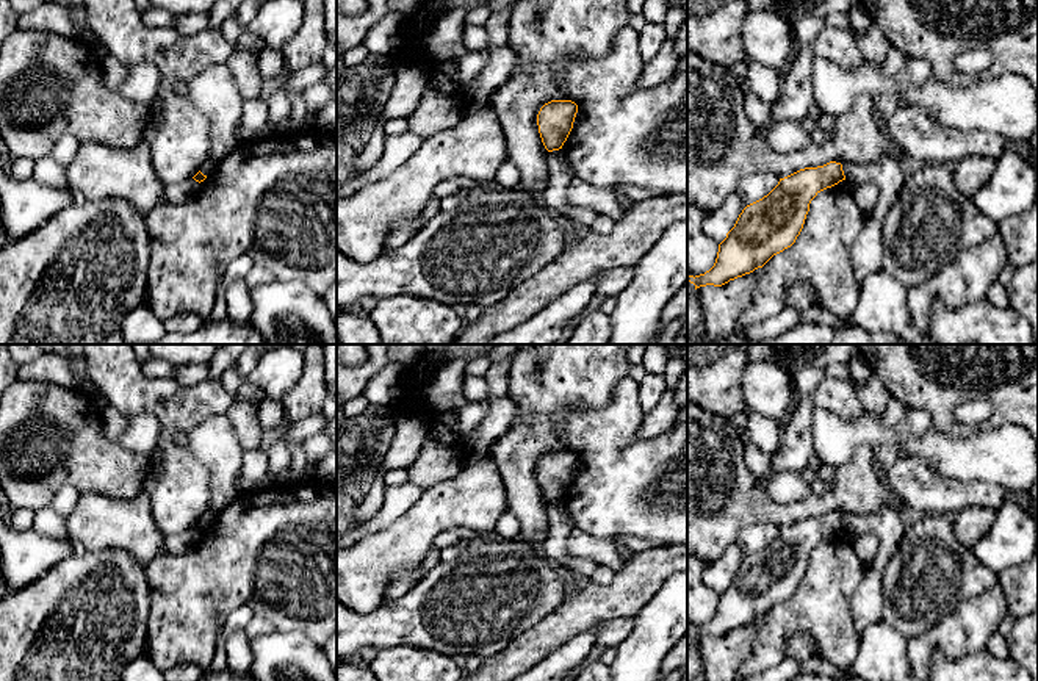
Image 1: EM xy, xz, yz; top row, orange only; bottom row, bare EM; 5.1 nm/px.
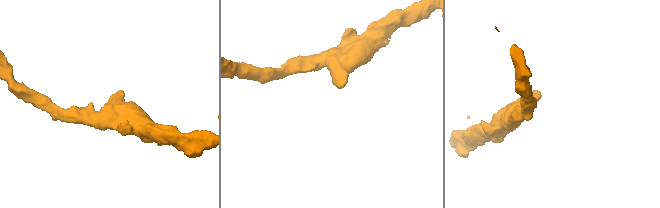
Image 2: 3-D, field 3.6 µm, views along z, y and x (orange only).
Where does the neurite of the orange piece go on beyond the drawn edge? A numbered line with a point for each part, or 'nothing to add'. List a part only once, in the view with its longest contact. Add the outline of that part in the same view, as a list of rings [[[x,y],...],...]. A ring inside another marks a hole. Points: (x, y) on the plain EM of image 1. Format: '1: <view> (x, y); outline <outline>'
nothing to add

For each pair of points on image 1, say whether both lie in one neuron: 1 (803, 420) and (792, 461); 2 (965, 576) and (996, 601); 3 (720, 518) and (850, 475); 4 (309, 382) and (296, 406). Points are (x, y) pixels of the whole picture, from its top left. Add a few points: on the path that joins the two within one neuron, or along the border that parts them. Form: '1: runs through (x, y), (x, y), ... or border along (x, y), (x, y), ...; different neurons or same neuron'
1: runs through (797, 429), (794, 432), (794, 451); same neuron
2: border along (998, 583), (963, 600), (952, 611); different neurons
3: runs through (753, 512), (794, 512), (821, 504); same neuron
4: runs through (309, 389), (302, 399); same neuron

